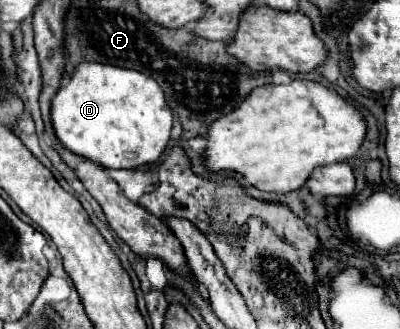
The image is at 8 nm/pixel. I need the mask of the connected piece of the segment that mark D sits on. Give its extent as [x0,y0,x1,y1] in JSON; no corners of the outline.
[51,63,173,169]

